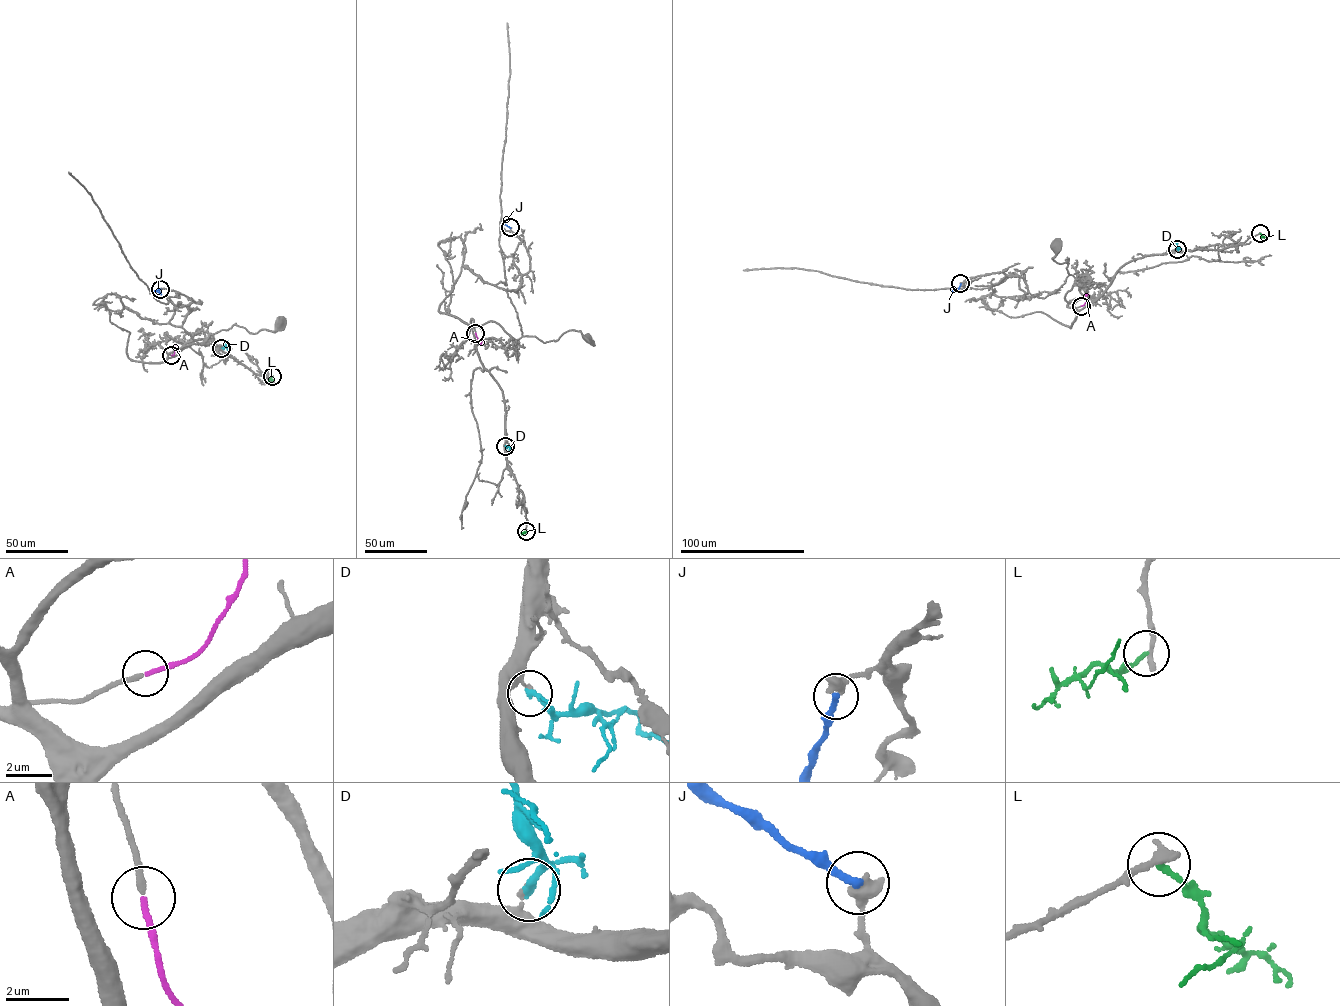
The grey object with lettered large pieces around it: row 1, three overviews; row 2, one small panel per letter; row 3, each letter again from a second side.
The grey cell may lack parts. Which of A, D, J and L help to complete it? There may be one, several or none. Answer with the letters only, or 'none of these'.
A

